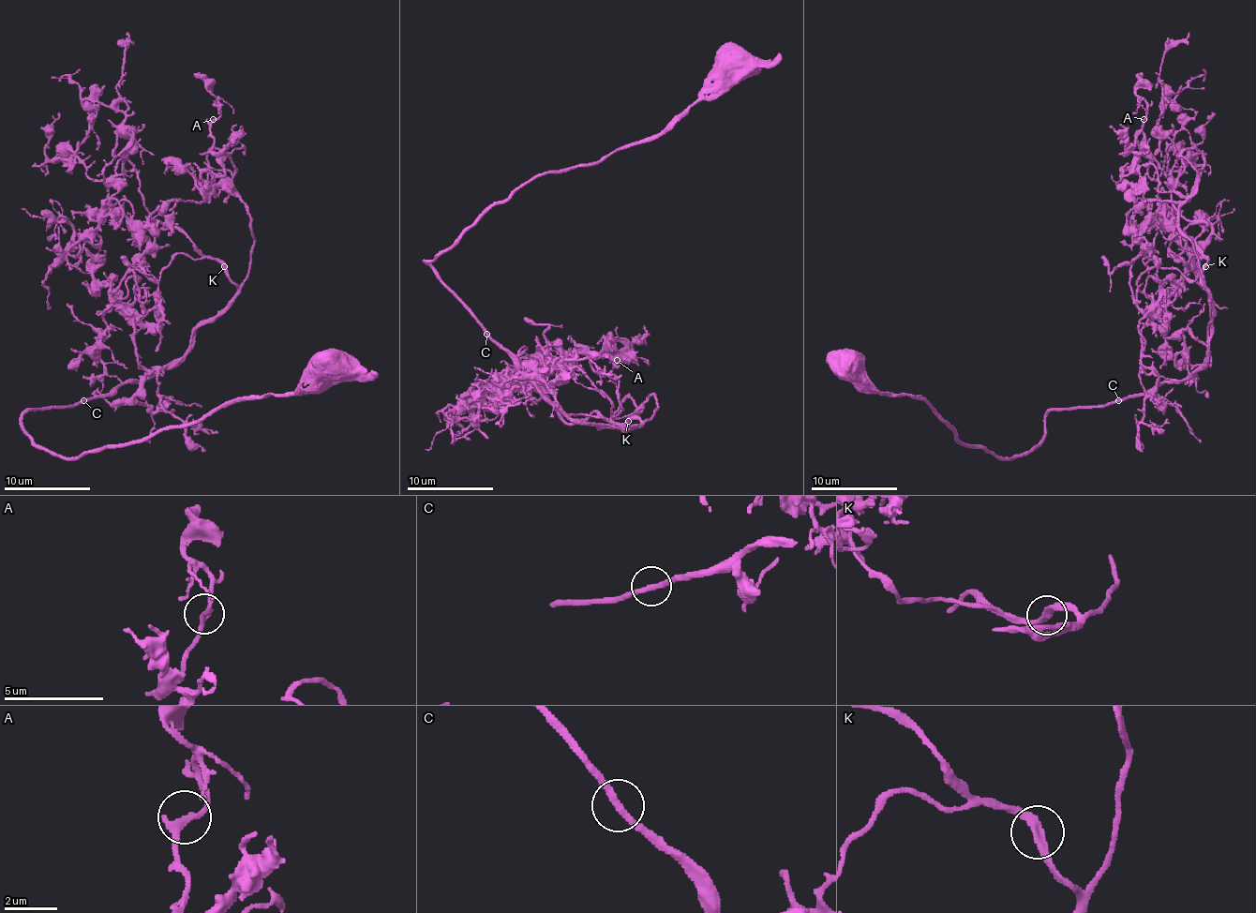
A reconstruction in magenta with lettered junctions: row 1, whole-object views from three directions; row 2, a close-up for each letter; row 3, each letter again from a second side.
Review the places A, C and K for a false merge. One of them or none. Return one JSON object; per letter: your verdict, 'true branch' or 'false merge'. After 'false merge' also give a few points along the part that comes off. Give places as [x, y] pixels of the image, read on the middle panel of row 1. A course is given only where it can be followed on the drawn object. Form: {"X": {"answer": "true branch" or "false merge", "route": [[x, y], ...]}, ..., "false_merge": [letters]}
{"A": {"answer": "true branch"}, "C": {"answer": "true branch"}, "K": {"answer": "true branch"}, "false_merge": []}

